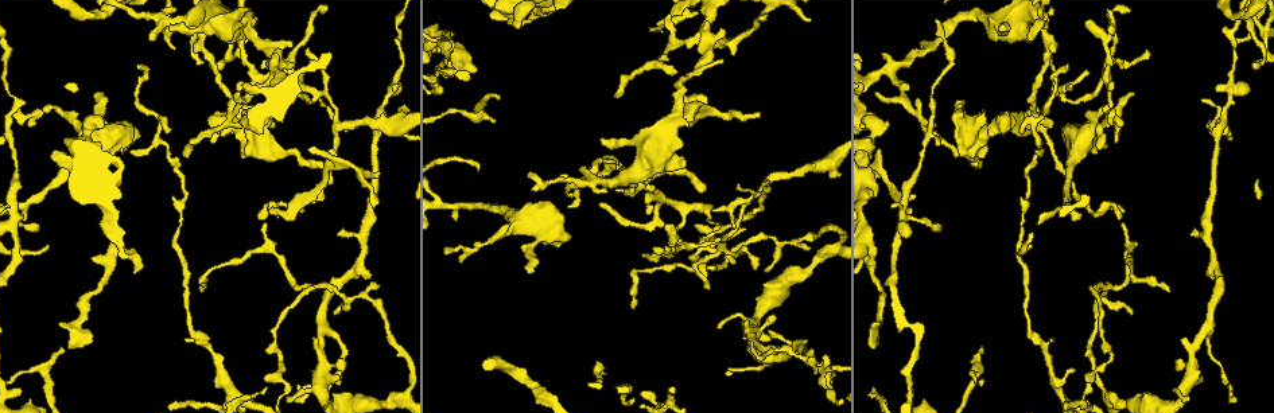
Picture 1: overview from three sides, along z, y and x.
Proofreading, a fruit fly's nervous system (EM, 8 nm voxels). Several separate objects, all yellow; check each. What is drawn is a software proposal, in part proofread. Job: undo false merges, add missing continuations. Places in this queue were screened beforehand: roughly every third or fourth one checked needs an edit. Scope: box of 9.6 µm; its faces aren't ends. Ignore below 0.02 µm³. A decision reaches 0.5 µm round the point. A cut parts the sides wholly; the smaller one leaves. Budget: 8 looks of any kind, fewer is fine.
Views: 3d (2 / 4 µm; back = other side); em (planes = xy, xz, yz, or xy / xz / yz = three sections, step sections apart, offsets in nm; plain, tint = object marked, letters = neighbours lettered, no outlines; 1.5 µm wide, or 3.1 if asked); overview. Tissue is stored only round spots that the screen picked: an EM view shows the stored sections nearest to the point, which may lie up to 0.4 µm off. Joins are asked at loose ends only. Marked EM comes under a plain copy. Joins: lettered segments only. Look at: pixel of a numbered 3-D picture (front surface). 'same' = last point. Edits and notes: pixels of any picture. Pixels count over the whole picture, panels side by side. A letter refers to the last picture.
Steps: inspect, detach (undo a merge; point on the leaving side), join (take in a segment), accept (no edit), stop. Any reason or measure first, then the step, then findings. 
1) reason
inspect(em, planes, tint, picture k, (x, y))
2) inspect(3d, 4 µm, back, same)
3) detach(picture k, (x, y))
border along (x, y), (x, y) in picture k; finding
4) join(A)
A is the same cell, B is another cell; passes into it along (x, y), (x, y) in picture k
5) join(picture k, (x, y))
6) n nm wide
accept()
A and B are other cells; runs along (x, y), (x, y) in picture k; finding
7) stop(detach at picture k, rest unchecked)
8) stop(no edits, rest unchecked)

inspect(3d, 2 µm, picture 1, (1132, 92))

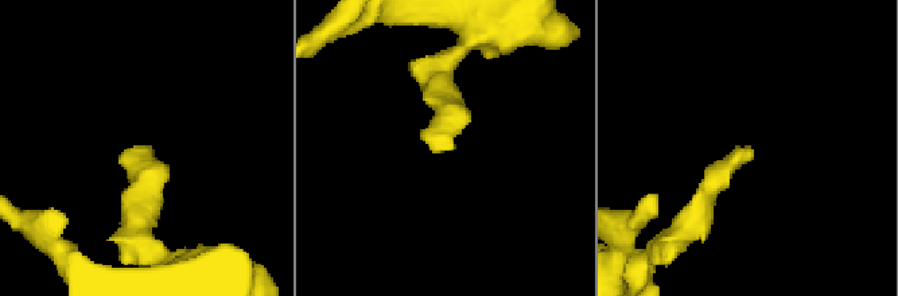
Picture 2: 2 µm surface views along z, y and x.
need the tissue
inspect(em, xz, step 4, letters, picture 2, (752, 152))

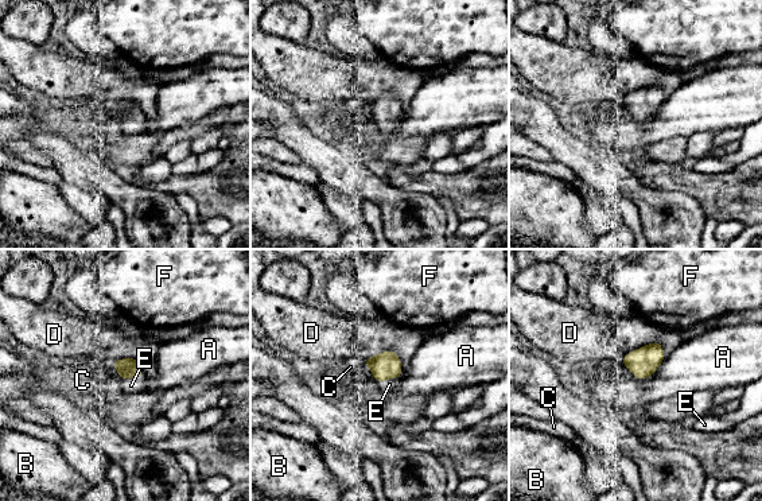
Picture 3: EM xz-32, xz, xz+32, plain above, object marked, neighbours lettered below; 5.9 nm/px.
join(picture 3, (131, 385))
E is the same cell, A, B, C, D and F are other cells; passes into it along (127, 368), (132, 376), (131, 385) in picture 3; it goes on there

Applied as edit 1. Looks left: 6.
inspect(overview)

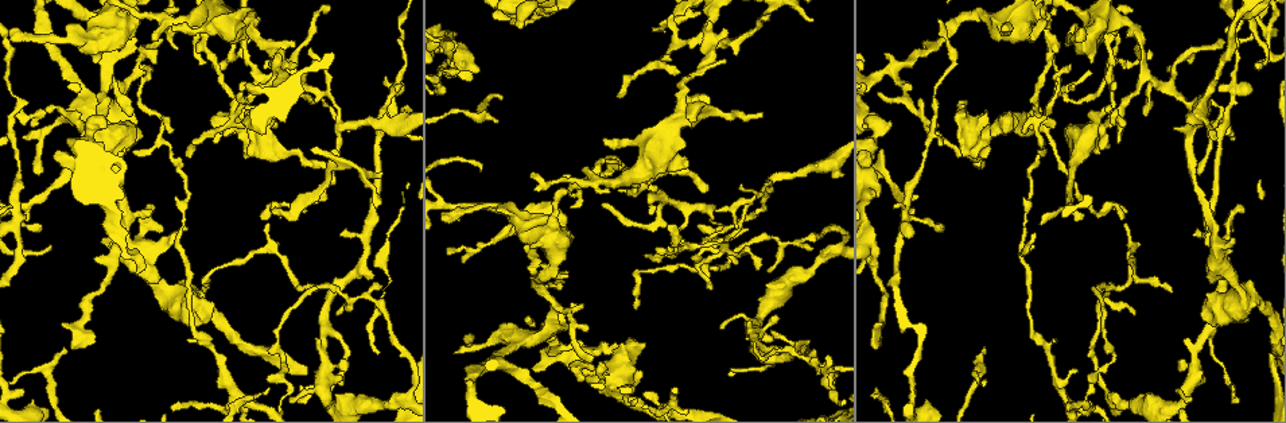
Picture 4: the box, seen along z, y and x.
branch stops here
inspect(em, planes, letters, picture 4, (141, 65))

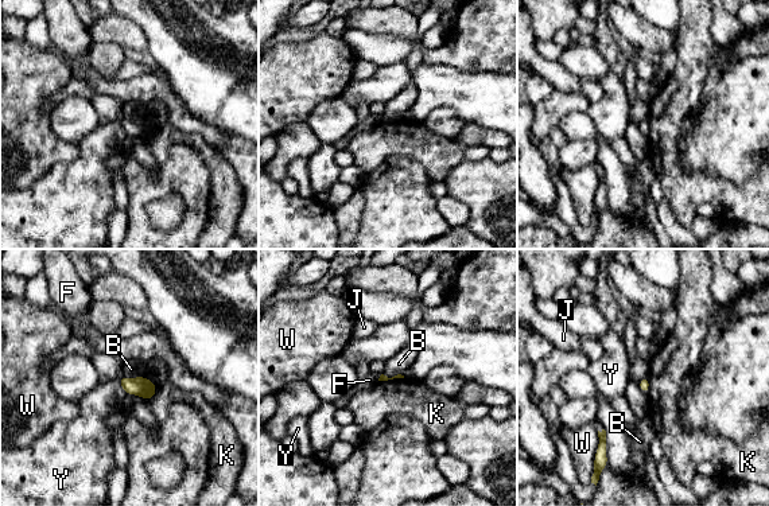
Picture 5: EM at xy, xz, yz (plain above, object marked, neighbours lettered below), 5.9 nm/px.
accept()
B, F, J, K, W and Y are other cells; border along (121, 376), (144, 377) in picture 5; none of them fits

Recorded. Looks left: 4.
an open end
inspect(em, planes, letters, picture 4, (39, 230))

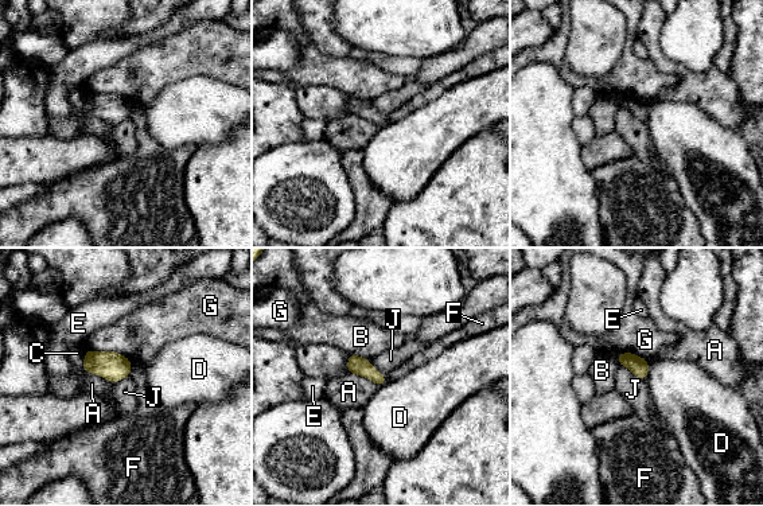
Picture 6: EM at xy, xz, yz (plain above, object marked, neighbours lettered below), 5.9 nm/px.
110 nm wide
accept()
A, B, C, D, E, F, G and J are other cells; border along (619, 364), (637, 377), (645, 380) in picture 6; none of them fits

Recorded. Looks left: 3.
stop(join at picture 3, rest unchecked)

